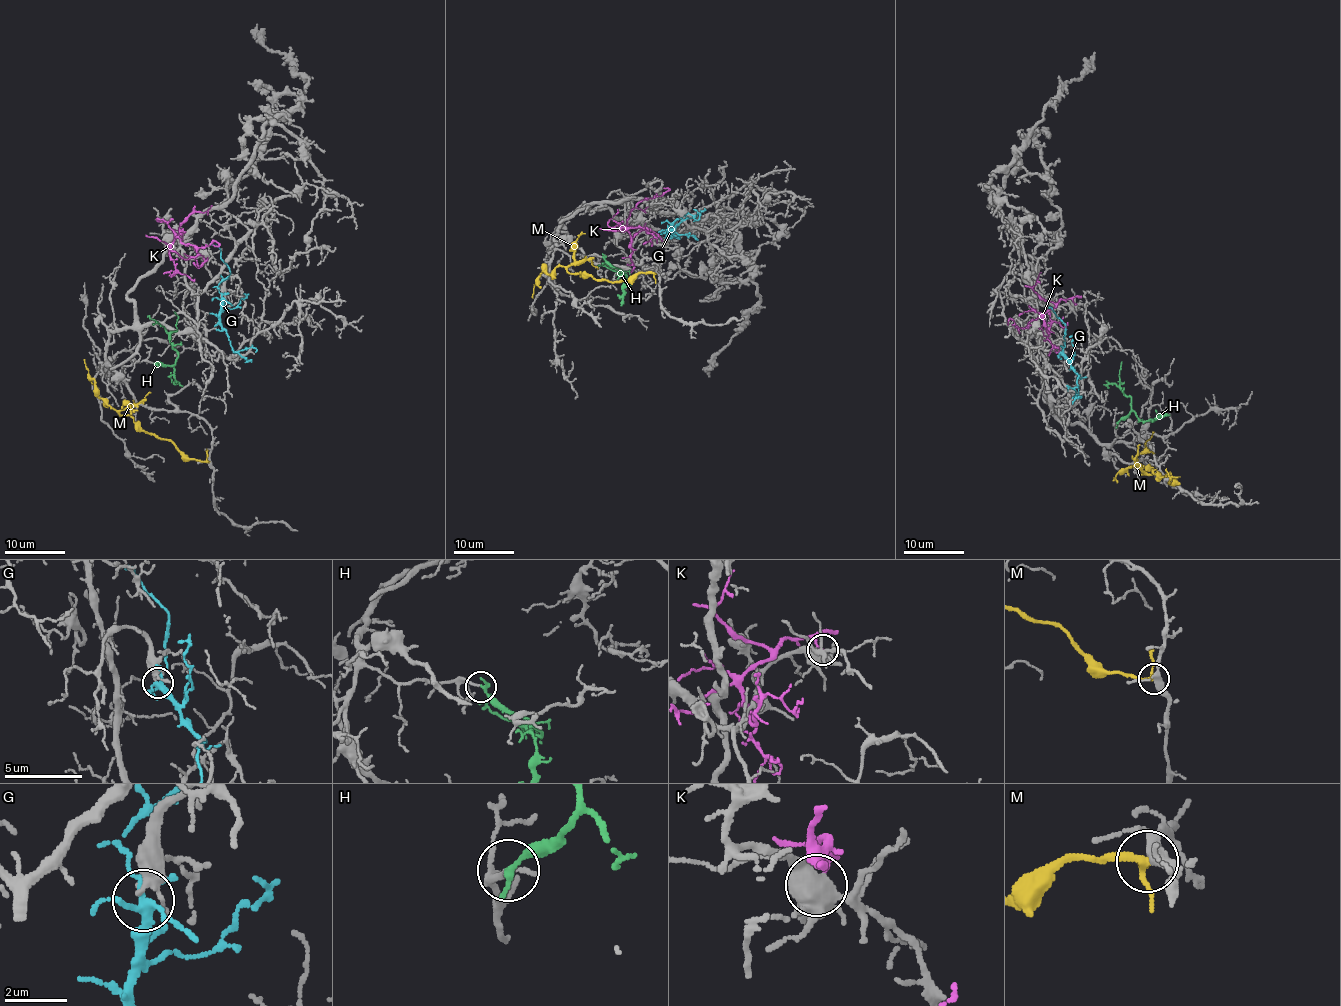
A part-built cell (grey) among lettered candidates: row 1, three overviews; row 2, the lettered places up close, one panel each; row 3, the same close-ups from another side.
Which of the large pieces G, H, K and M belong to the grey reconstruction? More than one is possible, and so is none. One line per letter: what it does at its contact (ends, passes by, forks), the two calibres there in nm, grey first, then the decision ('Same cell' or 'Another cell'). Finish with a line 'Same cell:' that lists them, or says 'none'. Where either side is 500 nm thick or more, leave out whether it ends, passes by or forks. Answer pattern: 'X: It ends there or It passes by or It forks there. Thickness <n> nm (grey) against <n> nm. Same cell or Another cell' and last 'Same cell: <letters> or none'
G: It forks there. Thickness 220 nm (grey) against 280 nm. Another cell
H: It ends there. Thickness 160 nm (grey) against 240 nm. Same cell
K: It ends there. Thickness 460 nm (grey) against 160 nm. Another cell
M: It forks there. Thickness 320 nm (grey) against 160 nm. Another cell
Same cell: H

